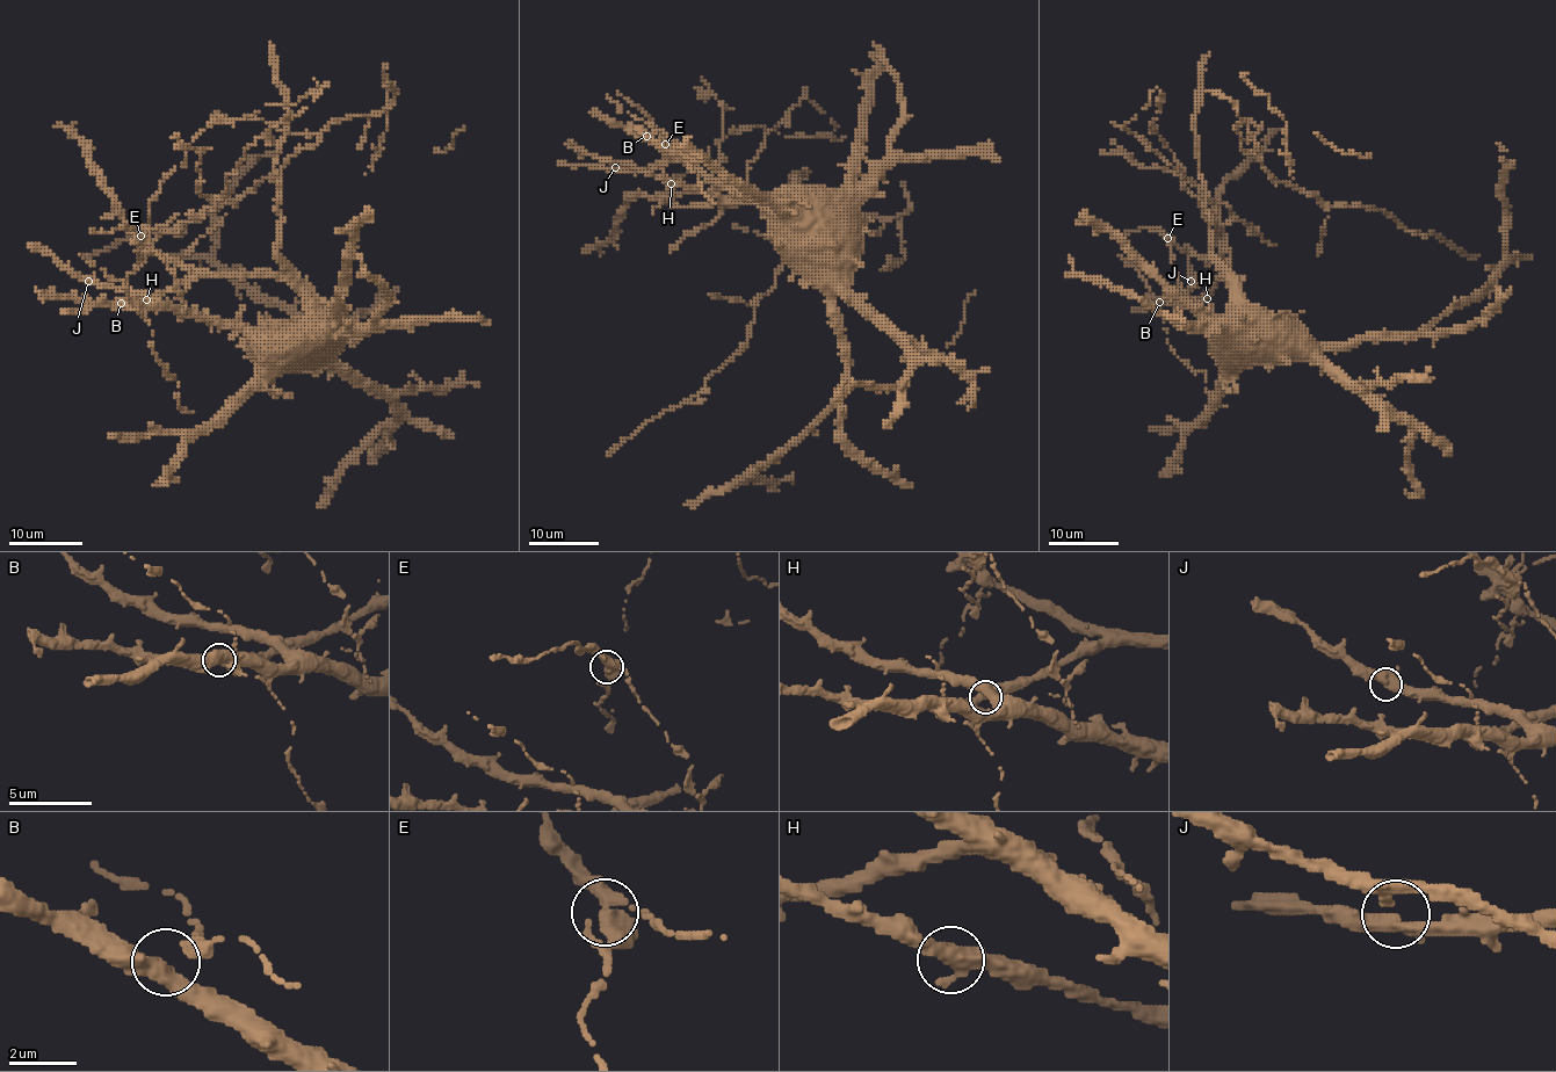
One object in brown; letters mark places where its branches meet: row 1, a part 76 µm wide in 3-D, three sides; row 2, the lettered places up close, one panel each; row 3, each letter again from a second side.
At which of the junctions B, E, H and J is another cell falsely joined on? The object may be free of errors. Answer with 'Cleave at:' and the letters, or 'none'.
Cleave at: E

